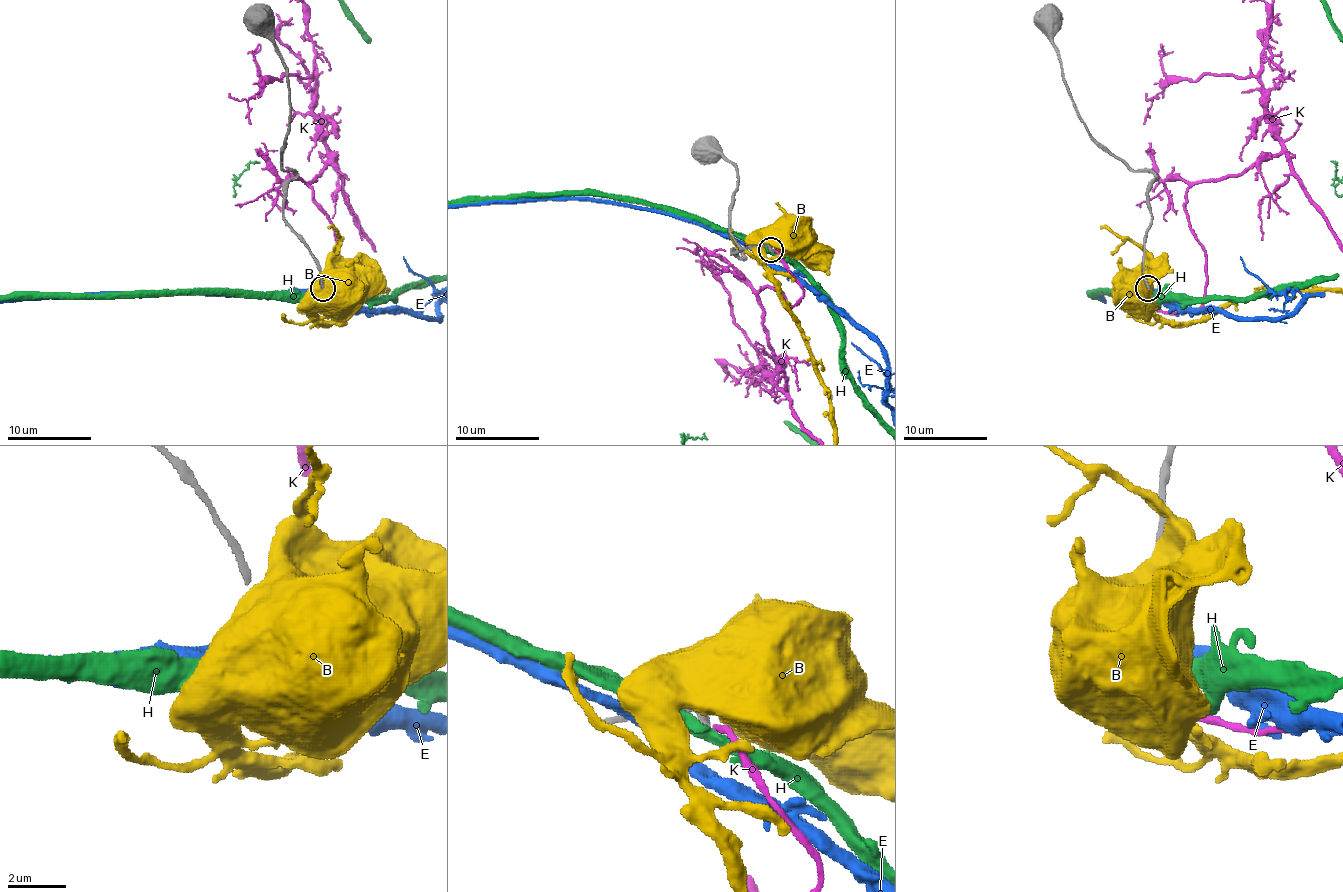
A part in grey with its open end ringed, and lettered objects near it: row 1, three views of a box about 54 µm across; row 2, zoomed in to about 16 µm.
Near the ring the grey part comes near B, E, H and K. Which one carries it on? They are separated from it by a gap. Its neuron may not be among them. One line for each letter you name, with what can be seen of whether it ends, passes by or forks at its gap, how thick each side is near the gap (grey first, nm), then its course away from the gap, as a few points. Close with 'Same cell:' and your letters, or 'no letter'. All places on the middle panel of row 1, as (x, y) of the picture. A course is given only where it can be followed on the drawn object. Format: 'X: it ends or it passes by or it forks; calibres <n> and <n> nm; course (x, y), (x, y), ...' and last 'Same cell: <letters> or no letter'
K: it ends; calibres 240 and 190 nm
Same cell: K

